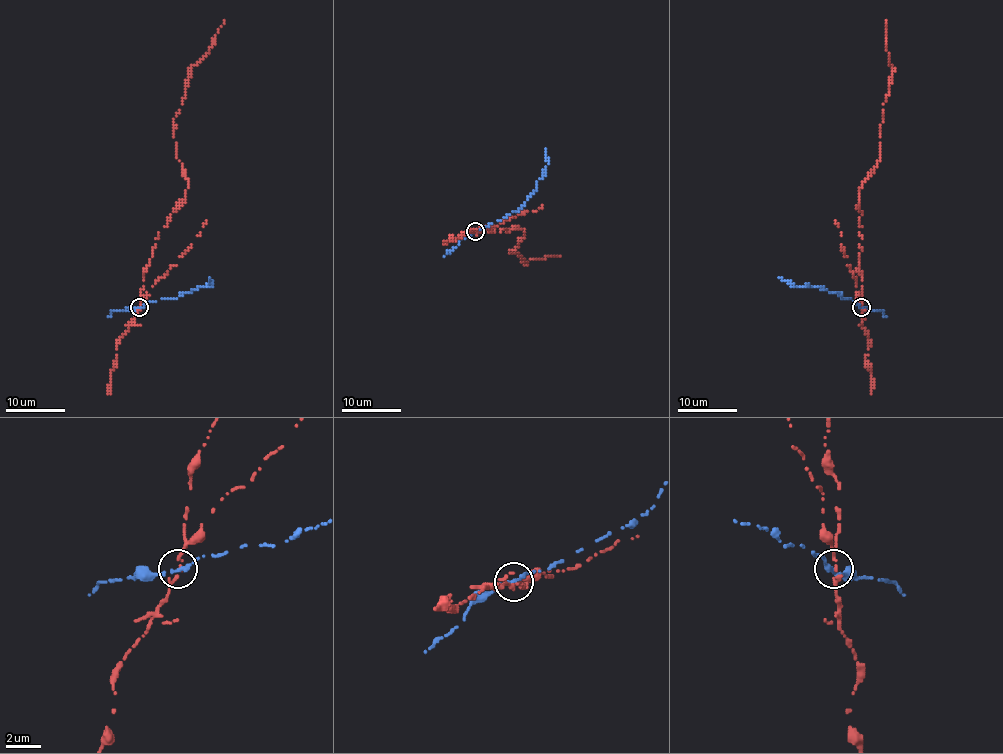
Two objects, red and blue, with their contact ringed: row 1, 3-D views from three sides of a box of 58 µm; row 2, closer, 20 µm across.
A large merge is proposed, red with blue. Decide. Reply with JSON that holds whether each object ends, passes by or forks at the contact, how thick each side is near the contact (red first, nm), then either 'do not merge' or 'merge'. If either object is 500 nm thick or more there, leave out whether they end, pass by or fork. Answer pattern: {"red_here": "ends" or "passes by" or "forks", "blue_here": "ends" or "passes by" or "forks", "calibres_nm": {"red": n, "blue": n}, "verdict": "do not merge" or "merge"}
{"red_here": "passes by", "blue_here": "passes by", "calibres_nm": {"red": 200, "blue": 240}, "verdict": "do not merge"}

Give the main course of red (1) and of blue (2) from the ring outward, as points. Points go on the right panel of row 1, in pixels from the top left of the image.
1: (861, 306), (858, 200), (860, 188), (879, 154), (879, 126), (893, 67), (885, 21)
2: (861, 306), (823, 287), (797, 287), (779, 277)

